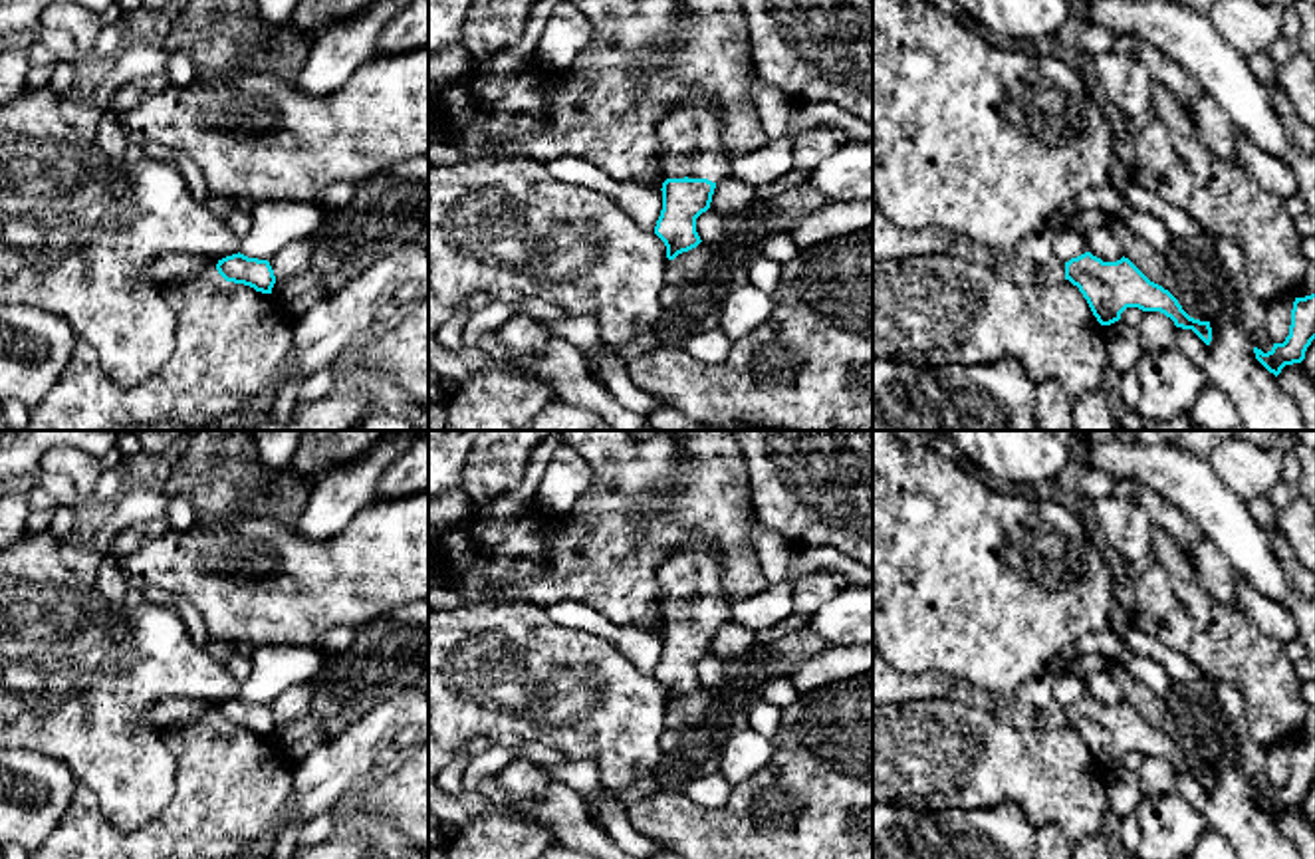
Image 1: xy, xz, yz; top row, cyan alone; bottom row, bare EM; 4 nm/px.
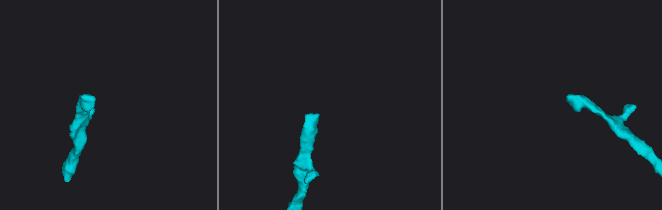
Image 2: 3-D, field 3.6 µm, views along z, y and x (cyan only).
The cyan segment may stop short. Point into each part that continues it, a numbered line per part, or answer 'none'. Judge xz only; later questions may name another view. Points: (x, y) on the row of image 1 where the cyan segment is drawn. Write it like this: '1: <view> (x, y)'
1: xz (689, 133)

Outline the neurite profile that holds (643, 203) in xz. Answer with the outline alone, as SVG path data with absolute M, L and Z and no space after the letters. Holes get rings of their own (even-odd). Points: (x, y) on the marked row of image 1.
M557 157L545 161L543 167L557 181L583 184L611 196L643 230L655 230L662 210L660 188L633 181L615 181L579 157Z

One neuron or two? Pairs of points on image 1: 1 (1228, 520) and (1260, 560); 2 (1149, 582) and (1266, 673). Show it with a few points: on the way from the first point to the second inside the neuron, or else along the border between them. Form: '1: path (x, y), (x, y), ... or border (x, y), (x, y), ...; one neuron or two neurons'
1: path (1232, 530), (1250, 550); one neuron
2: border (1163, 568), (1193, 629), (1187, 651); two neurons

